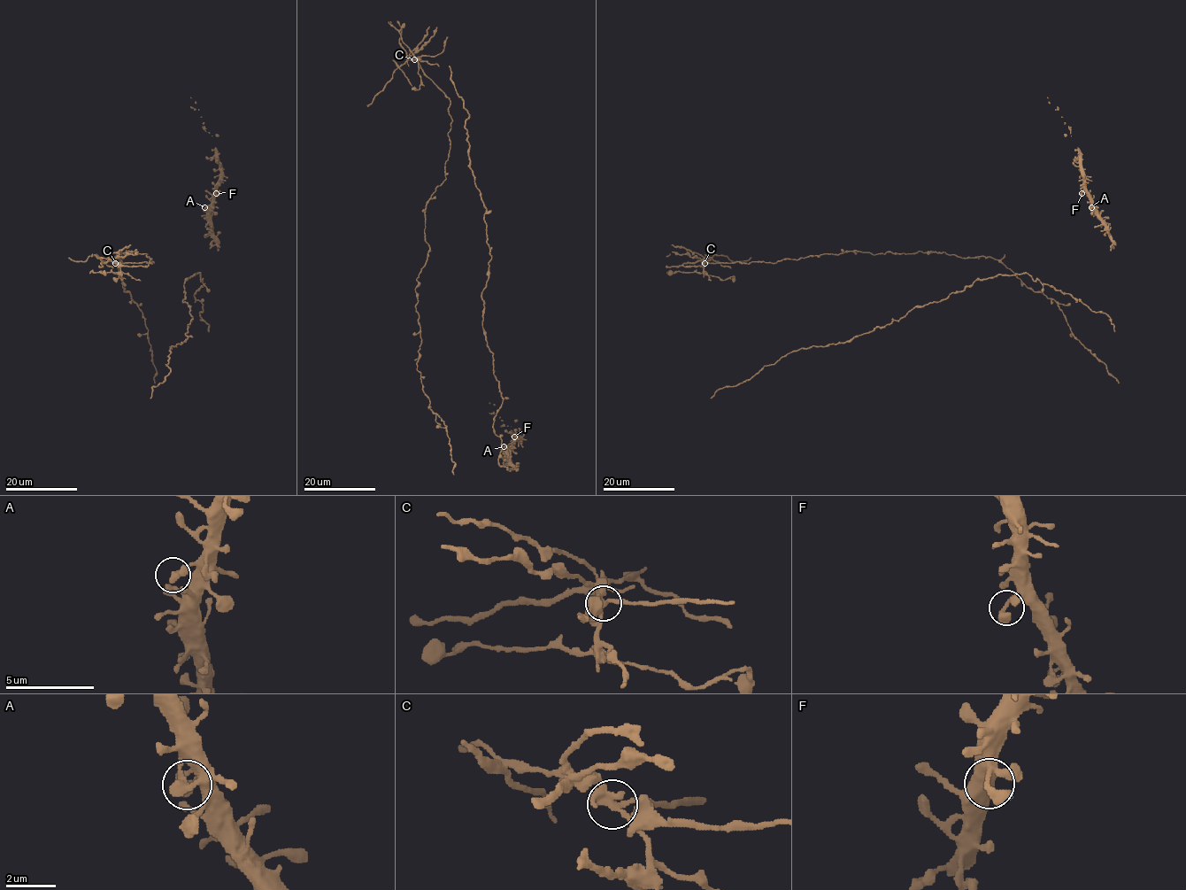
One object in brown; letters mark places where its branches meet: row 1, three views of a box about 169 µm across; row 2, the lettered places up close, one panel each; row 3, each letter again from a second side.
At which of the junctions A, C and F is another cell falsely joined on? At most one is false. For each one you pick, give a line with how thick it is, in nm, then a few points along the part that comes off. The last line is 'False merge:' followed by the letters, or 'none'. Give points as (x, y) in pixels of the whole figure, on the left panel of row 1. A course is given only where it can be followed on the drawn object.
C: calibre 280 nm; course (115, 263), (96, 255), (85, 261), (73, 261), (68, 258)
False merge: C

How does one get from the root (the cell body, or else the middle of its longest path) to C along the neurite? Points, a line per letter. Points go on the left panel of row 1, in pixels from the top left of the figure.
C: (142, 311), (124, 291), (118, 274), (122, 257), (116, 252), (151, 259), (151, 264), (115, 263)

